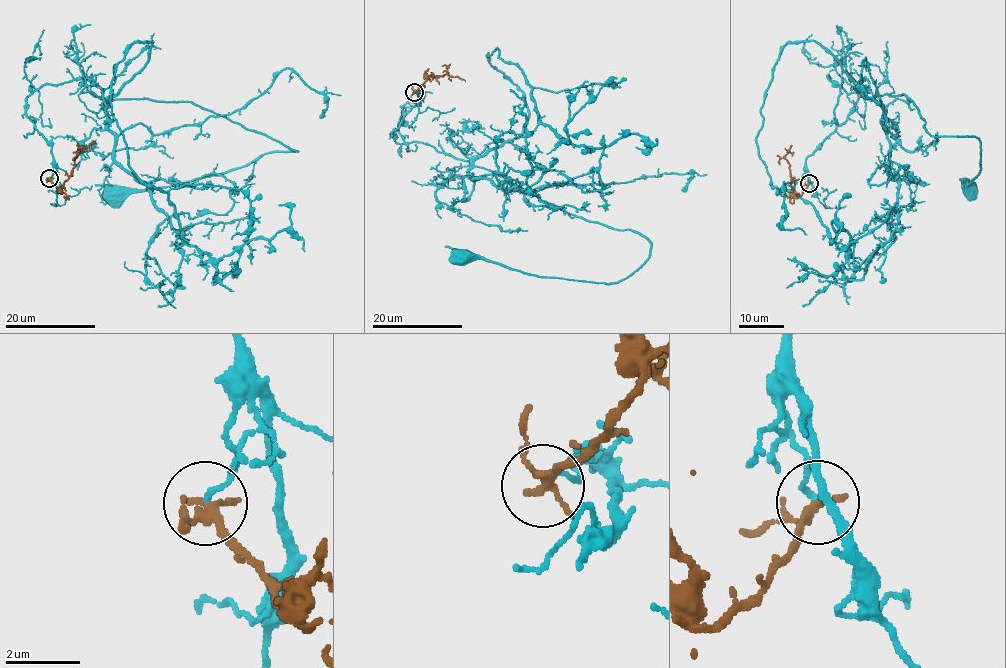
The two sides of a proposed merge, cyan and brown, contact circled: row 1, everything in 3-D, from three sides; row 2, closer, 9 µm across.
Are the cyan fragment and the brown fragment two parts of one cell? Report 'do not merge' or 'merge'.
do not merge

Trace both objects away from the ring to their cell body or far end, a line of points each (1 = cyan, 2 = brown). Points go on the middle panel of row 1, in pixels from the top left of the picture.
1: (414, 92), (420, 100), (396, 142), (432, 145), (651, 244), (635, 271), (609, 283), (461, 257)
2: (414, 92), (430, 76), (444, 76), (447, 71), (465, 81)

